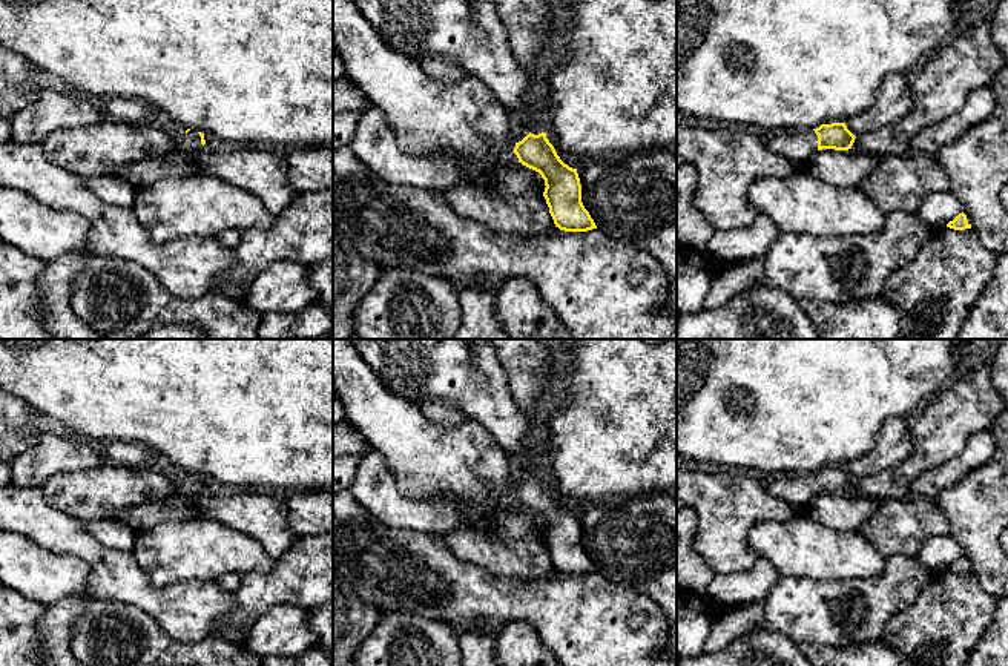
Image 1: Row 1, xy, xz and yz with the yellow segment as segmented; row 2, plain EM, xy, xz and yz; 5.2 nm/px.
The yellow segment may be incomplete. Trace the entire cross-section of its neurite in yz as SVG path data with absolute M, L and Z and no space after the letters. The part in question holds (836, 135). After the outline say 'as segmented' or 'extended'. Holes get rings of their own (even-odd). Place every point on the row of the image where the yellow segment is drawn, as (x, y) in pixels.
M845 123L821 124L816 129L792 134L766 132L759 137L770 152L784 155L796 163L805 163L822 149L848 150L856 138Z; extended

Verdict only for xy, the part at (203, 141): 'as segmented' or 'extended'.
extended

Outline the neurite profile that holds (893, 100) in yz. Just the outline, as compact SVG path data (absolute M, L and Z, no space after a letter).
M890 74L876 92L873 104L848 118L845 126L855 137L873 134L907 117L913 106L908 74Z

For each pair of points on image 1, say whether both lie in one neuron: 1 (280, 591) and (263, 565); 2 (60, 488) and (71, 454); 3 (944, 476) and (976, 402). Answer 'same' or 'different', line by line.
1: different
2: different
3: different

